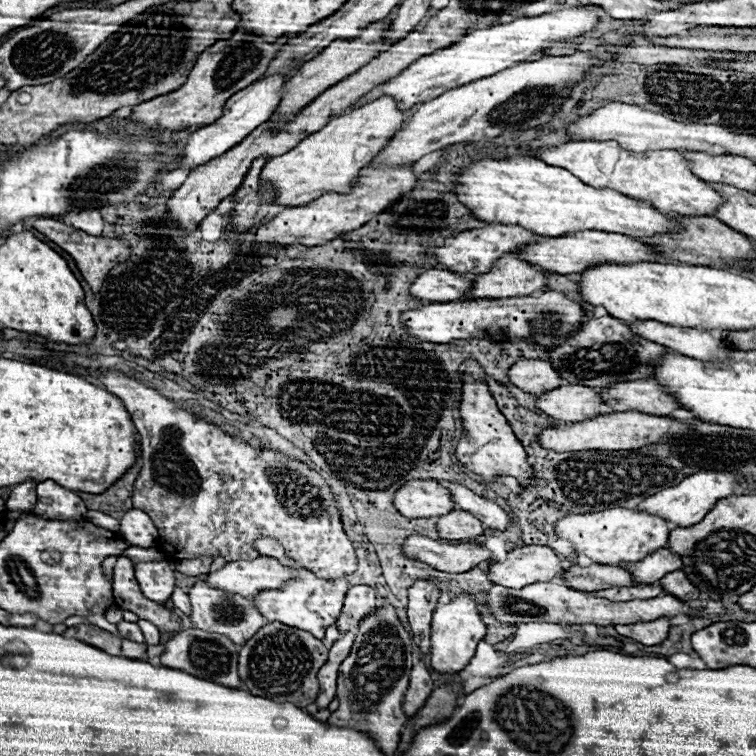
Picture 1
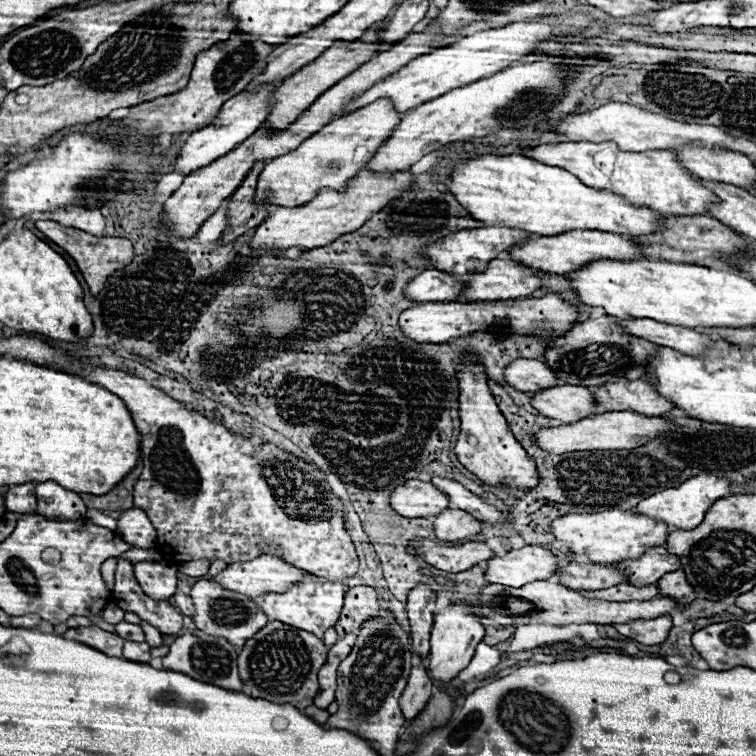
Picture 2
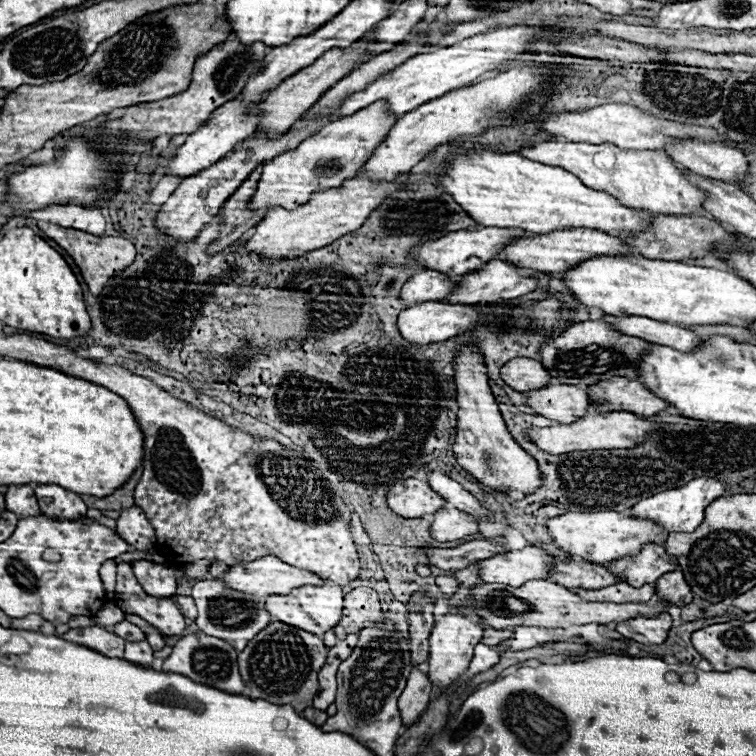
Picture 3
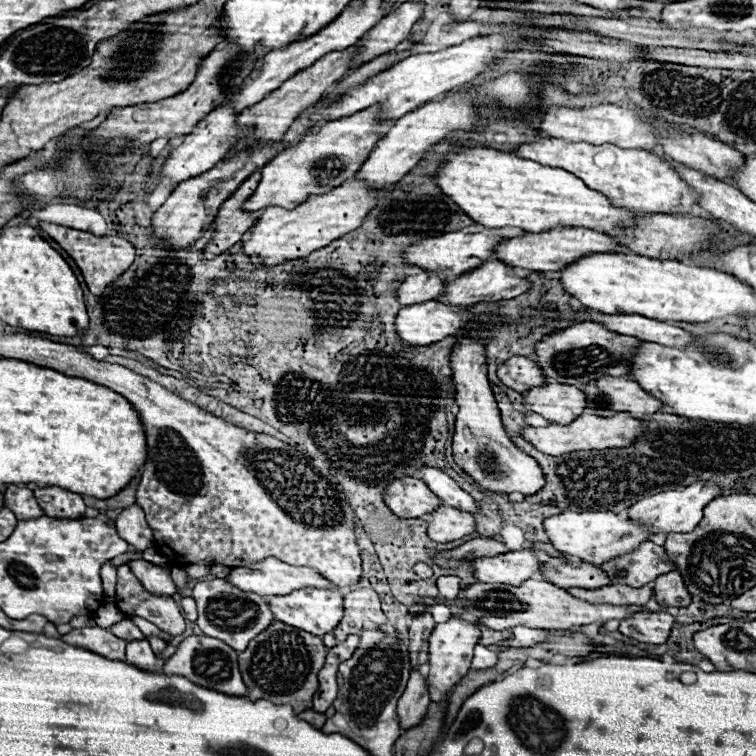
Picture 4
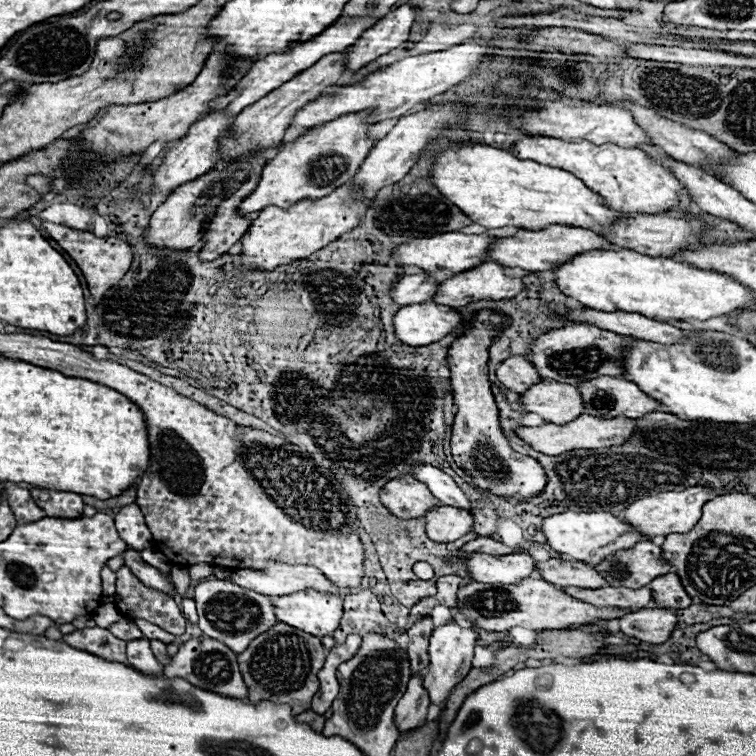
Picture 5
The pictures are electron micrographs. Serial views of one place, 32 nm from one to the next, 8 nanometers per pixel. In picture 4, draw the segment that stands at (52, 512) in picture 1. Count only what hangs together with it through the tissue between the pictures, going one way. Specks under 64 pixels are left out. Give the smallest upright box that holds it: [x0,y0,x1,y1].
[34,486,86,518]

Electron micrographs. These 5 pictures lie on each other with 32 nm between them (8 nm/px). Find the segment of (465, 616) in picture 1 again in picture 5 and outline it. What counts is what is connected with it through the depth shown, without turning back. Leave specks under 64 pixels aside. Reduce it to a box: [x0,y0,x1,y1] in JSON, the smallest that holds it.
[424,622,478,704]

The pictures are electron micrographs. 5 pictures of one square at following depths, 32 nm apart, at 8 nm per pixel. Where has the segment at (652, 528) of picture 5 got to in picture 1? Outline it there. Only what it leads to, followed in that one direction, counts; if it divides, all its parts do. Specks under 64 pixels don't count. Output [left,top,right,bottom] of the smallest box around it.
[638,470,738,528]

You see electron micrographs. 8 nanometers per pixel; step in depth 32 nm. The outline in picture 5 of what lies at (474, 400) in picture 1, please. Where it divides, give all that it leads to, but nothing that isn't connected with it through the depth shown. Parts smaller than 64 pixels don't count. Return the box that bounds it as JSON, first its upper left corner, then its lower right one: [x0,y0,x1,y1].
[448,310,546,498]

